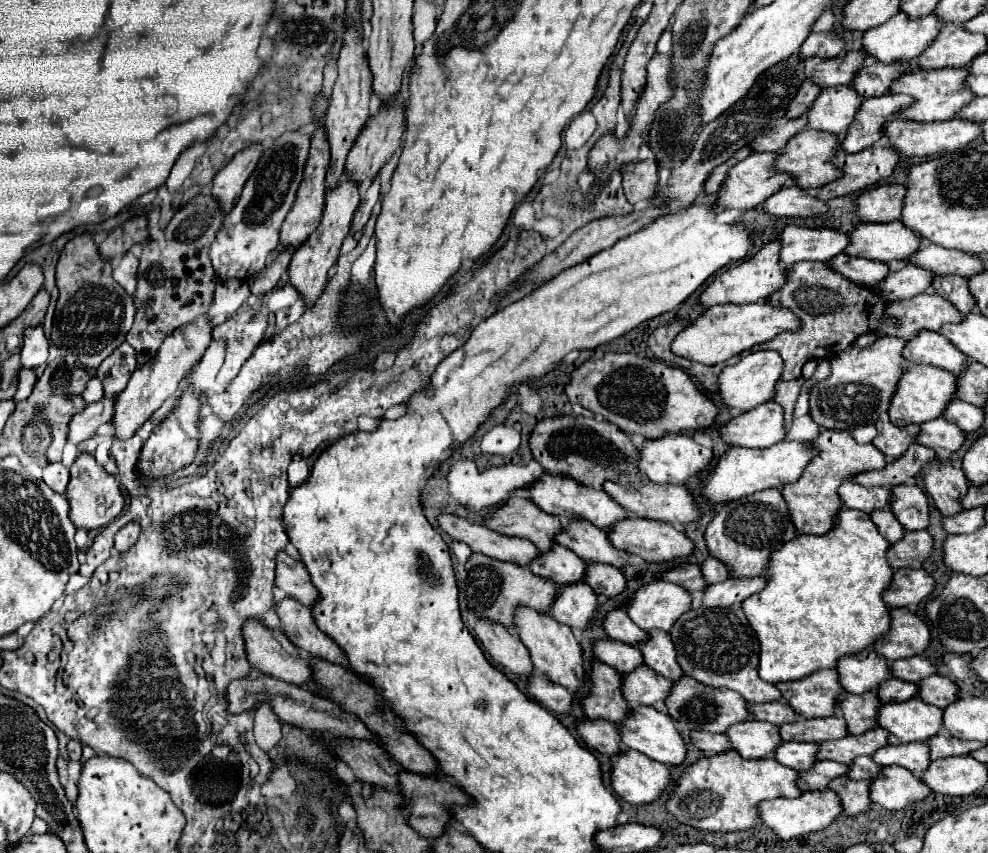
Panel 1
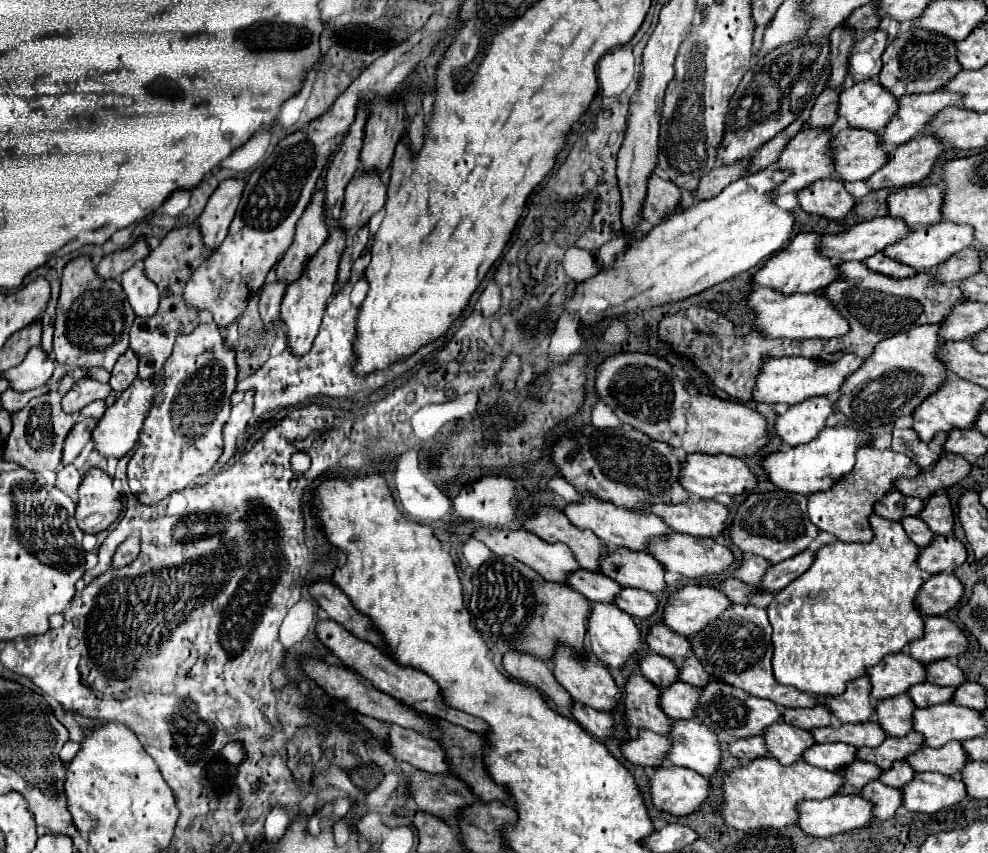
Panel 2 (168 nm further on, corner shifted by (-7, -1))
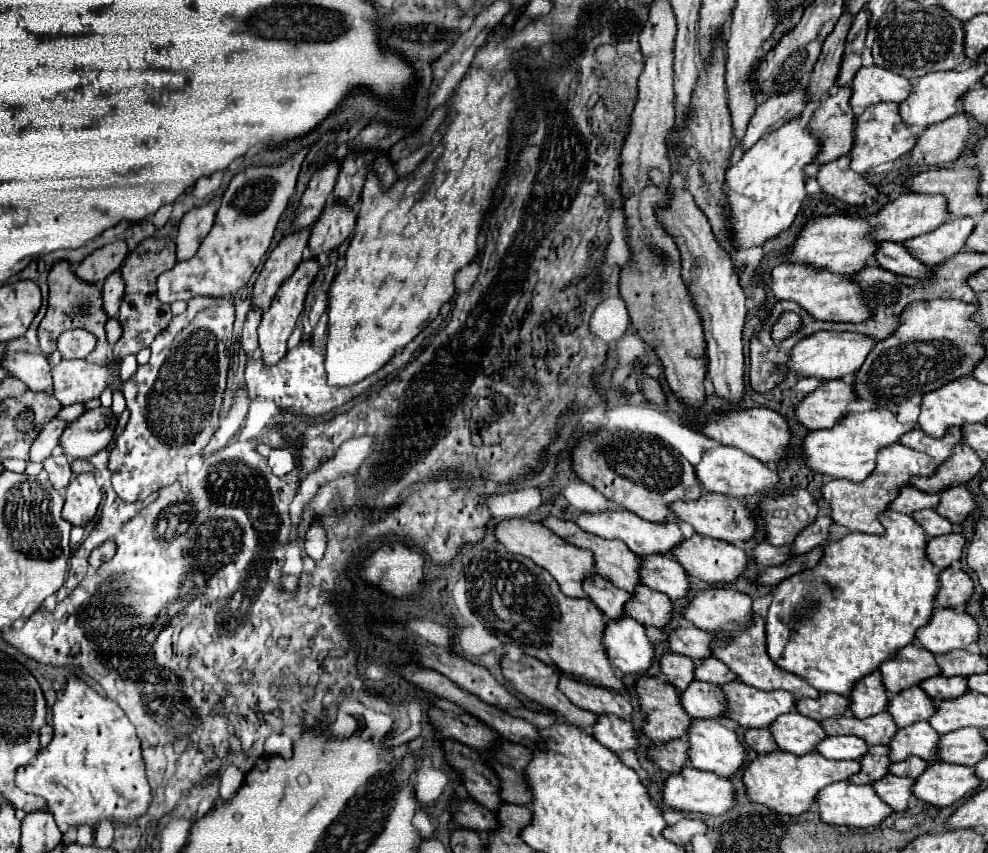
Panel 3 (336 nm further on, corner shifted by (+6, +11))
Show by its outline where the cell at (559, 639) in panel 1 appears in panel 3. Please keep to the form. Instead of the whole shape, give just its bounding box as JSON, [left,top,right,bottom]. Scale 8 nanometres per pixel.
[560,677,632,719]

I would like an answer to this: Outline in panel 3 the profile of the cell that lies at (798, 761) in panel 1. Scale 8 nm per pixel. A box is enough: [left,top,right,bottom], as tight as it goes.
[816,735,868,759]

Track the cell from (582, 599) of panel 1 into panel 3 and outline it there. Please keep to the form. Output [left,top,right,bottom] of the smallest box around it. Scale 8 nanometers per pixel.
[602,619,654,673]

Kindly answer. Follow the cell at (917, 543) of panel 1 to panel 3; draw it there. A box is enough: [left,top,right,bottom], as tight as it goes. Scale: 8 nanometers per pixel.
[926,533,964,569]

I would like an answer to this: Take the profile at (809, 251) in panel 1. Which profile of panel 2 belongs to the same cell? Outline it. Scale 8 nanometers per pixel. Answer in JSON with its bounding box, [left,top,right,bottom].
[823,217,911,261]

